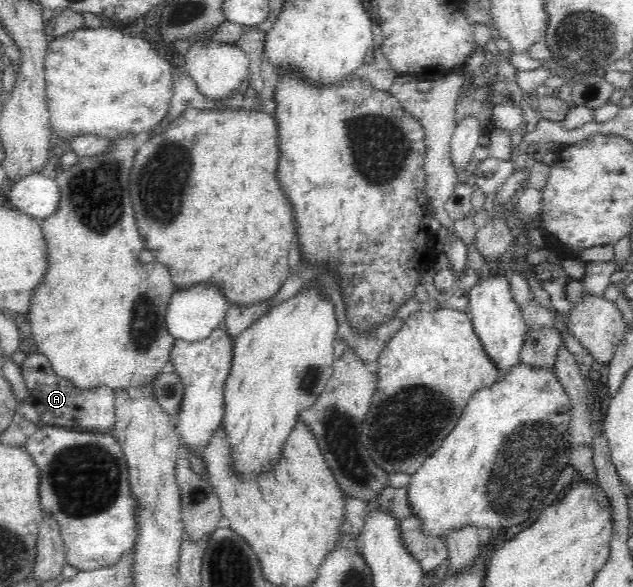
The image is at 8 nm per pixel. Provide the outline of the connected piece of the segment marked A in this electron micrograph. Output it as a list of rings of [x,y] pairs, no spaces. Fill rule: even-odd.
[[[40,350],[28,353],[21,368],[27,390],[30,392],[29,402],[34,405],[40,415],[40,425],[60,426],[77,431],[96,430],[112,433],[114,396],[113,389],[108,385],[100,384],[87,390],[74,386],[74,382],[70,379],[54,372],[50,360]]]

